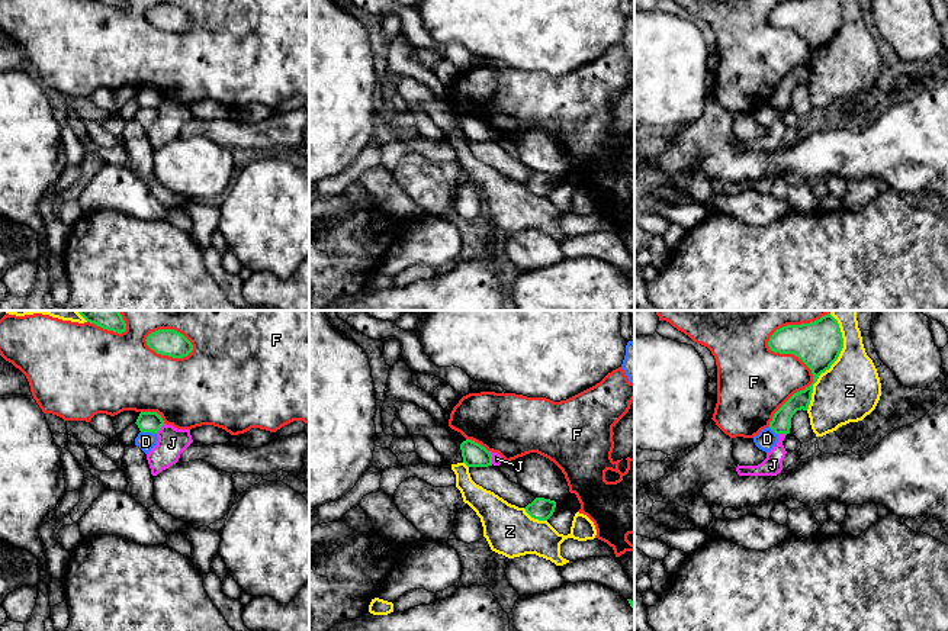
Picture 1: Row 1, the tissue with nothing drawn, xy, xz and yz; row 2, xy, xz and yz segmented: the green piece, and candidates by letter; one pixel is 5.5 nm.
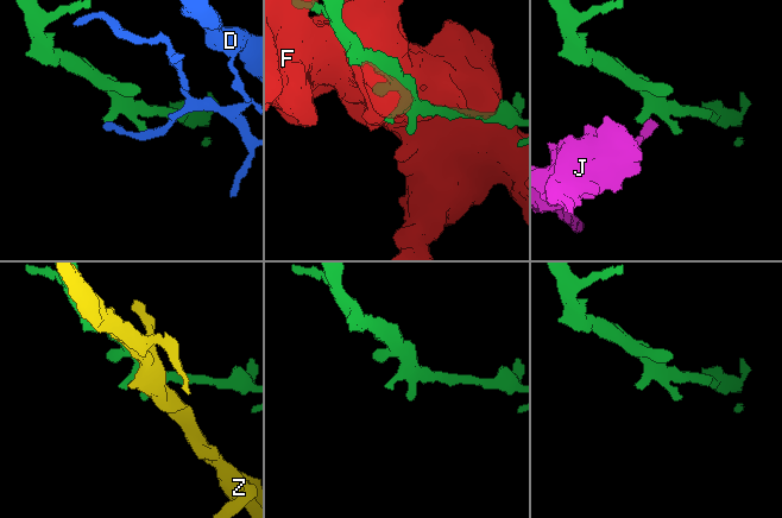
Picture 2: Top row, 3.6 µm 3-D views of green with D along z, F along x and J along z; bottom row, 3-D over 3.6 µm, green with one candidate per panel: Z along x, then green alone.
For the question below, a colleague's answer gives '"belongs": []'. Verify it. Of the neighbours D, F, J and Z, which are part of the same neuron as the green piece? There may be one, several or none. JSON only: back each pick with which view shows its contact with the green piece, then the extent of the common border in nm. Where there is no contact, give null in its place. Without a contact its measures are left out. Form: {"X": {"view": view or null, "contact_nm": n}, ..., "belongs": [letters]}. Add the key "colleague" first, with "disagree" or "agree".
{"colleague": "agree", "belongs": []}

